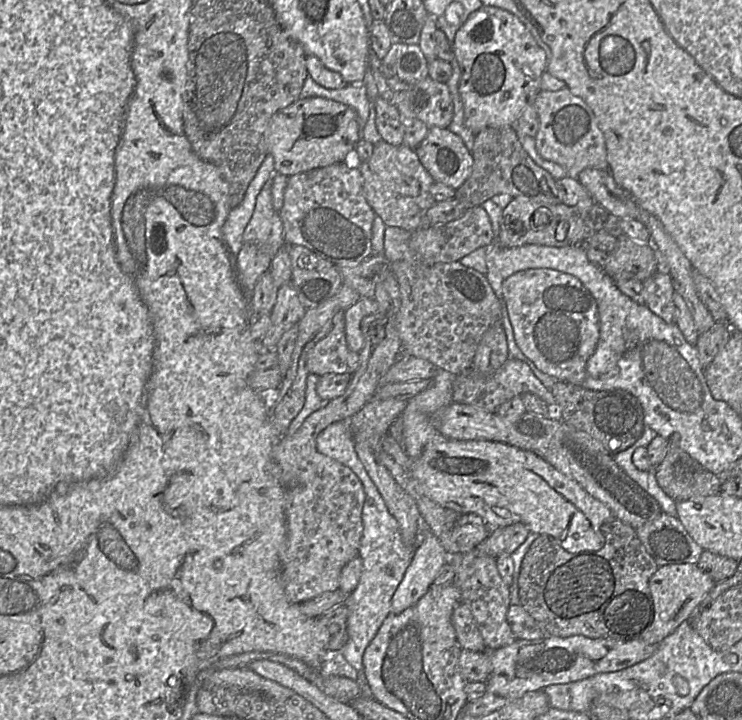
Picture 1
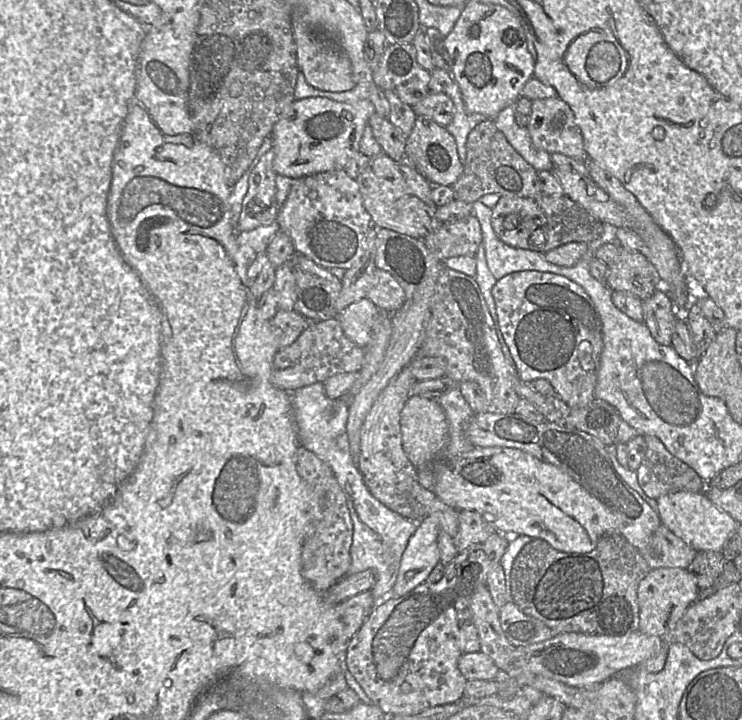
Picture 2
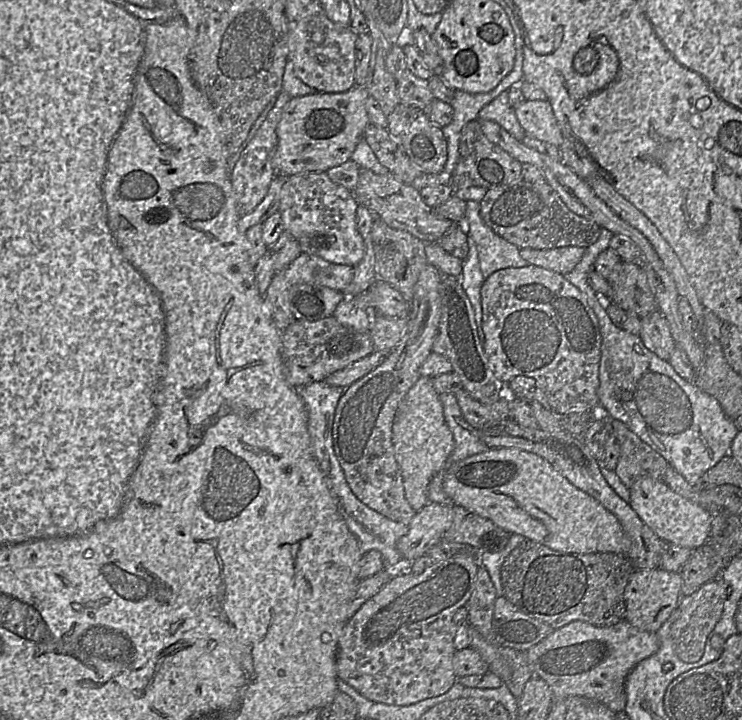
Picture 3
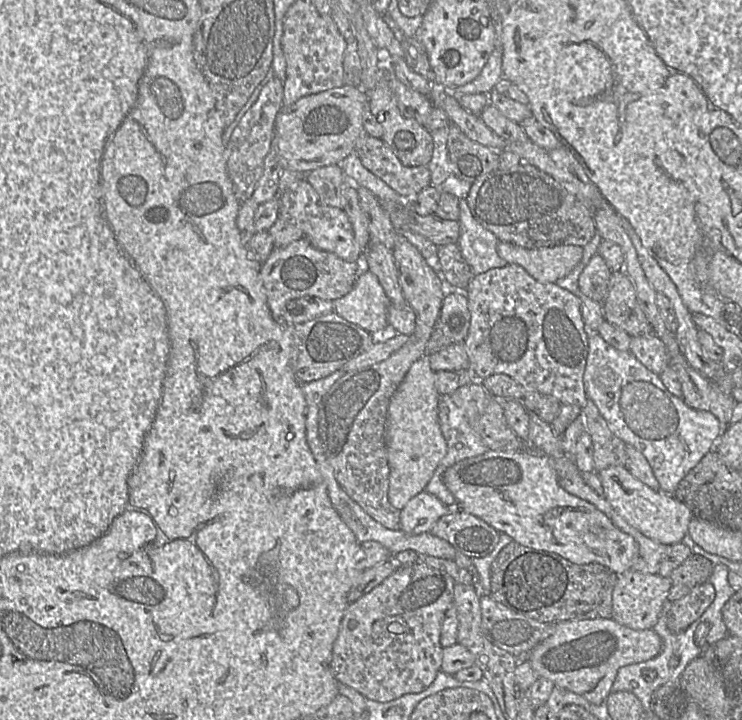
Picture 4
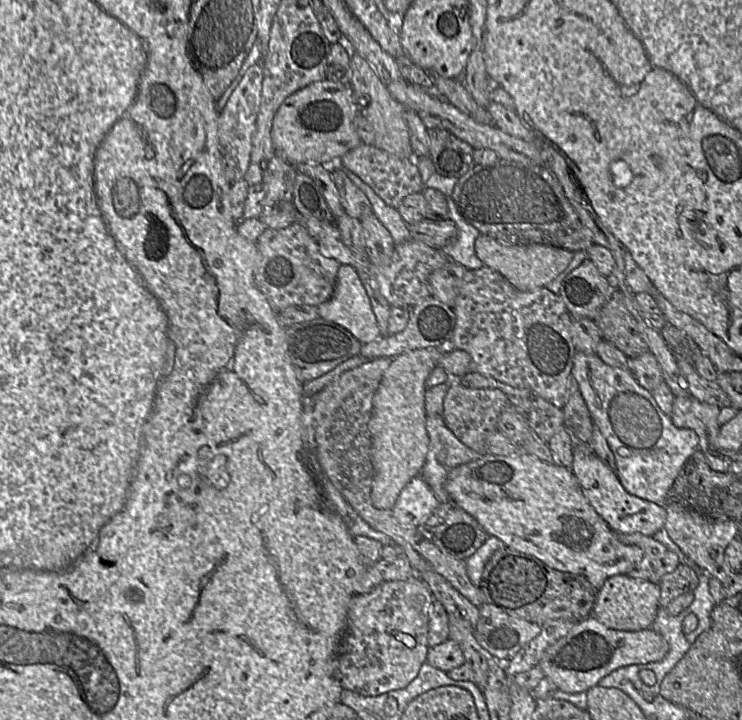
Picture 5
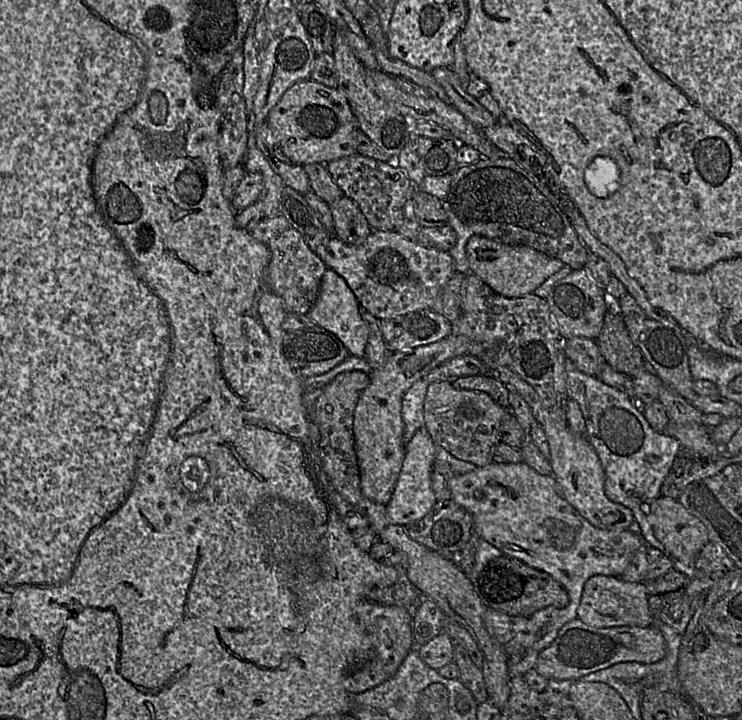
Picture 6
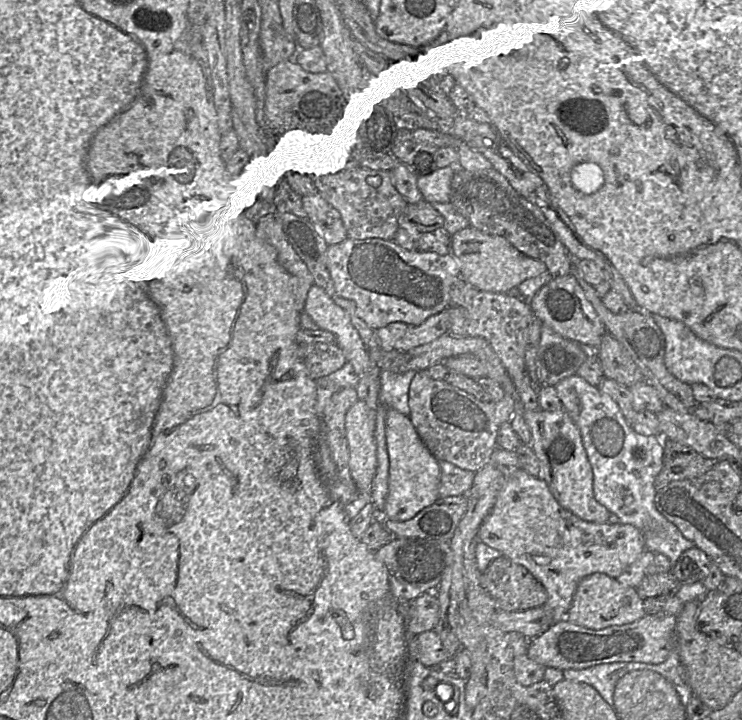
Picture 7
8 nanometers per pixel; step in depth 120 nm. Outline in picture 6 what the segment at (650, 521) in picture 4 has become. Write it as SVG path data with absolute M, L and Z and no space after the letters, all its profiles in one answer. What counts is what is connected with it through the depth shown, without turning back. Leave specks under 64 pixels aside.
M498 366L489 370L496 380L502 382L510 392L515 392L529 405L537 423L543 428L549 445L549 462L552 475L564 498L593 526L604 530L636 530L633 512L628 507L611 501L604 492L605 472L601 461L588 440L560 426L550 416L534 389L520 379L512 370Z

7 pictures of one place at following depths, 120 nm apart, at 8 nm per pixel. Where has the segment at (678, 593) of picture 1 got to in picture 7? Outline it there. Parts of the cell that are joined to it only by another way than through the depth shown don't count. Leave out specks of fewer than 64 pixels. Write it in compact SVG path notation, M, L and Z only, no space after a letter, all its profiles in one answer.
M605 573L584 577L576 588L571 606L564 619L589 629L600 630L608 626L628 624L646 615L635 587L622 585Z

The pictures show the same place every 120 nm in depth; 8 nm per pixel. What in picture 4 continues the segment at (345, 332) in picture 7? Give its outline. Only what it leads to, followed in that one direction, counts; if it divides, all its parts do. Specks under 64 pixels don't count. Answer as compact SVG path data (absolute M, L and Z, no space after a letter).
M361 270L352 290L333 302L333 312L370 334L388 326L390 301L377 277L368 270Z

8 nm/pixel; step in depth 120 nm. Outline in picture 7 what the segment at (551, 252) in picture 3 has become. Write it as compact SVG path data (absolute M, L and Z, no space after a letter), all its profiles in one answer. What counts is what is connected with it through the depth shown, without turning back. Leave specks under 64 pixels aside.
M468 226L451 236L450 254L458 262L460 277L472 287L492 293L510 293L526 279L547 271L546 265L525 256L500 236Z

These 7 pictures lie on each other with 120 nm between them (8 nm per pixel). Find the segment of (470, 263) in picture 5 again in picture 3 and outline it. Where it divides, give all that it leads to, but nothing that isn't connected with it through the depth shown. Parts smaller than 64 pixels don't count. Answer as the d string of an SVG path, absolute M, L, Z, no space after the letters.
M467 201L463 224L469 246L474 243L481 272L487 278L497 270L529 266L520 255L520 248L496 234L482 219L478 201Z

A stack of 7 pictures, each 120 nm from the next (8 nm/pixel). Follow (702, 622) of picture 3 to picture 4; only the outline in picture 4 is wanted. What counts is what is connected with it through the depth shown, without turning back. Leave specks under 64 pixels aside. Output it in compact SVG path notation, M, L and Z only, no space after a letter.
M709 582L691 590L683 598L669 604L667 626L673 633L682 633L699 620L715 599L715 589Z

